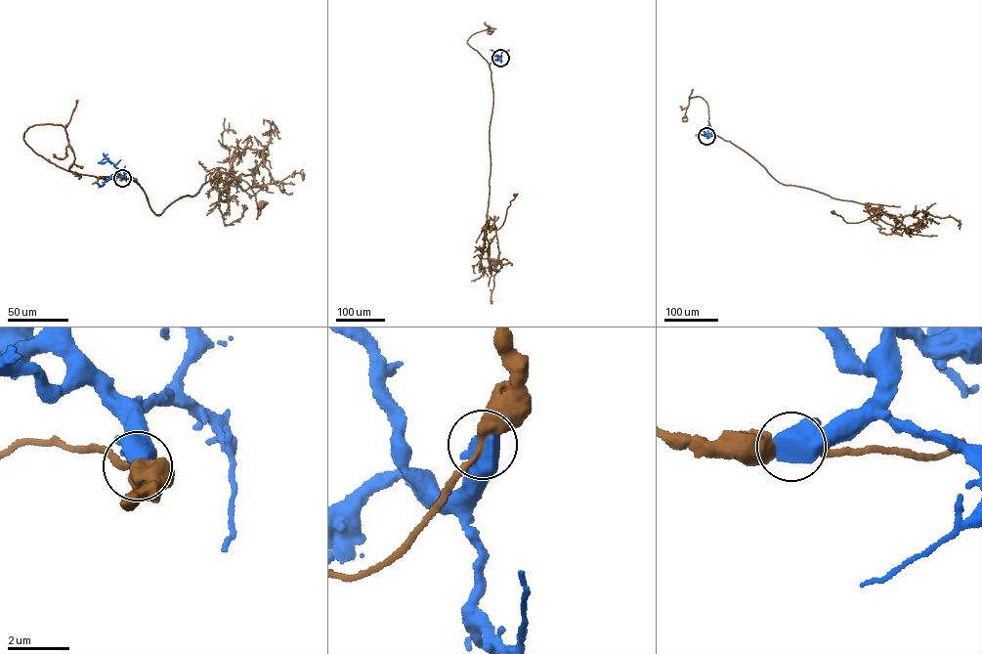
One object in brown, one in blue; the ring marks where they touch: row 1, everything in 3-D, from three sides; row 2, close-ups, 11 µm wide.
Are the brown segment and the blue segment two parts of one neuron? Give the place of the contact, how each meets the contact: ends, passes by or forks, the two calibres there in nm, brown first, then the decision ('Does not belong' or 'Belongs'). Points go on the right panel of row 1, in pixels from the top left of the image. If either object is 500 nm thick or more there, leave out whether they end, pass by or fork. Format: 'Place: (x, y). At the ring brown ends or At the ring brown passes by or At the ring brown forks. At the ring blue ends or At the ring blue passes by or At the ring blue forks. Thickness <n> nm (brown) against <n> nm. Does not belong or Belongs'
Place: (706, 136). Thickness 320 nm (brown) against 550 nm. Does not belong

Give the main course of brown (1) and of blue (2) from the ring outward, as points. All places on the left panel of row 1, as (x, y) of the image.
1: (122, 178), (100, 178), (114, 174), (137, 182), (157, 215), (225, 173), (248, 185), (256, 219), (263, 204)
2: (122, 178), (112, 174), (101, 186), (98, 184)

